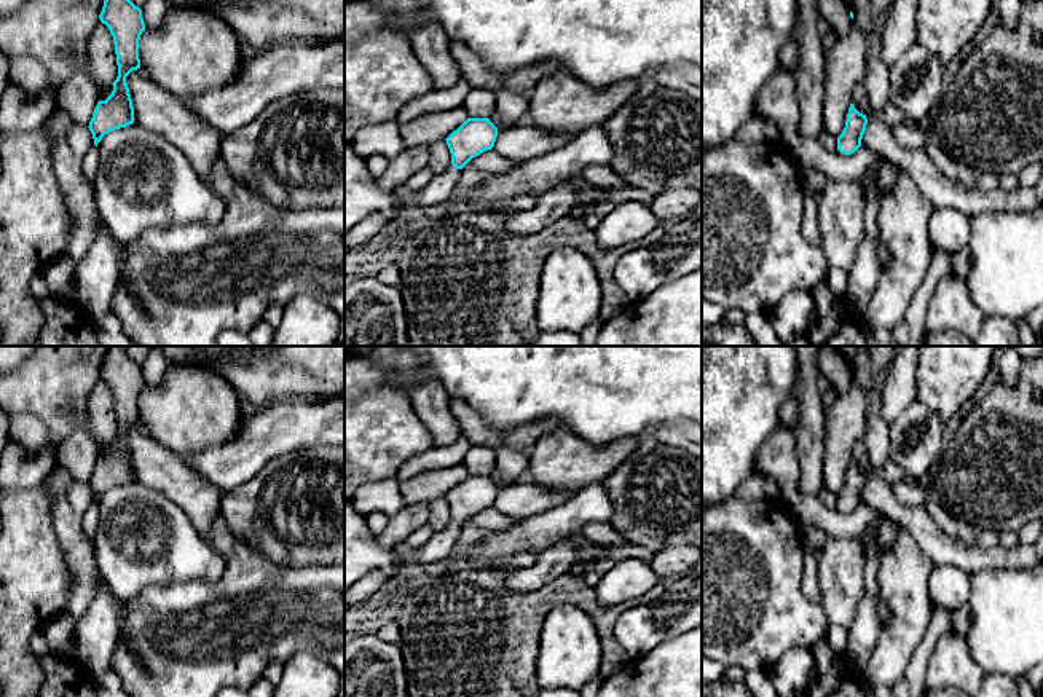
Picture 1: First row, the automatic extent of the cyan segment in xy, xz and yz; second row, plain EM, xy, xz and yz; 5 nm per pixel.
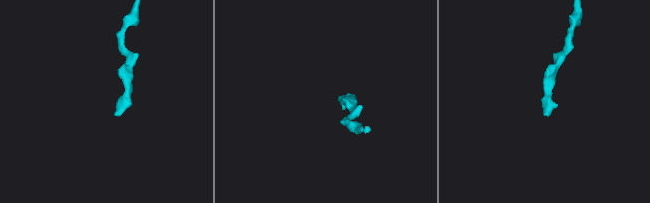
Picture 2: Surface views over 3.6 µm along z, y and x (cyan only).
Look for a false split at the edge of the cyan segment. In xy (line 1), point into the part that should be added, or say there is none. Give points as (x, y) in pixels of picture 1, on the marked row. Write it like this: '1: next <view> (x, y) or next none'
1: next none

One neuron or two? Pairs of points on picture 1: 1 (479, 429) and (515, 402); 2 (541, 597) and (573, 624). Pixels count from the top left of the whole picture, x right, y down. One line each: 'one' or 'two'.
1: two
2: two

